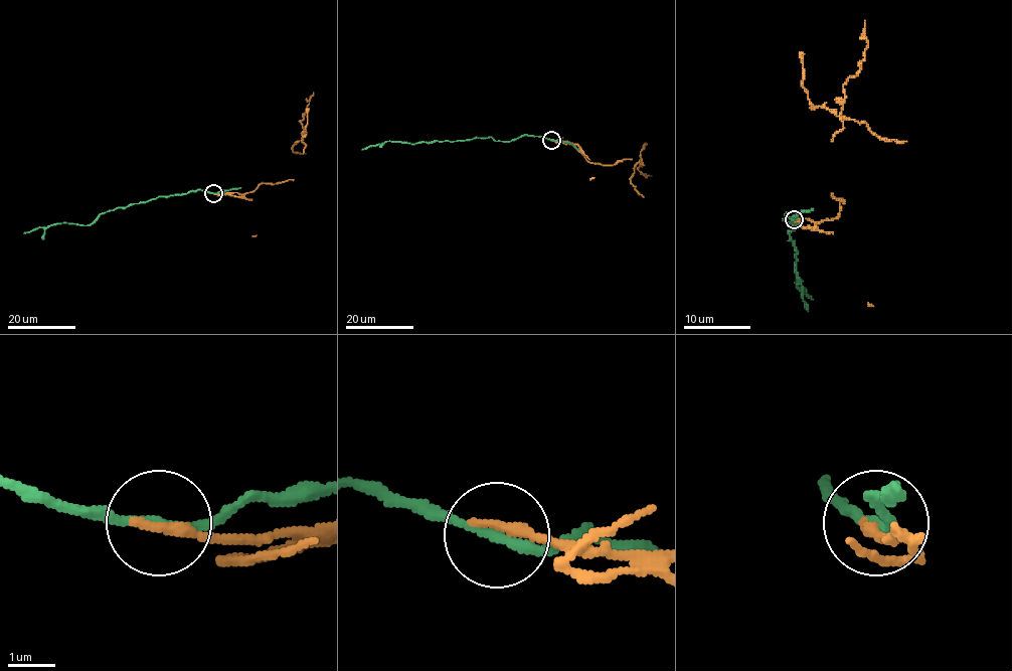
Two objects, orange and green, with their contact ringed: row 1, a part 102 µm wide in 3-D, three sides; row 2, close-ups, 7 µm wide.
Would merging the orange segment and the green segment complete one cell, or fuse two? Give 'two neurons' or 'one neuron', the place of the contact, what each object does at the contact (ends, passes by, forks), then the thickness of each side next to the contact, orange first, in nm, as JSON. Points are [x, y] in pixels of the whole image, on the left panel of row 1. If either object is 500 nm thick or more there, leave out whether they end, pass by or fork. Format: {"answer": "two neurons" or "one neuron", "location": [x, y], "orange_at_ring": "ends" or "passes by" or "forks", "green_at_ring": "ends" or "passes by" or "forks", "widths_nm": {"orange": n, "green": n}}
{"answer": "two neurons", "location": [213, 193], "orange_at_ring": "ends", "green_at_ring": "passes by", "widths_nm": {"orange": 240, "green": 180}}

